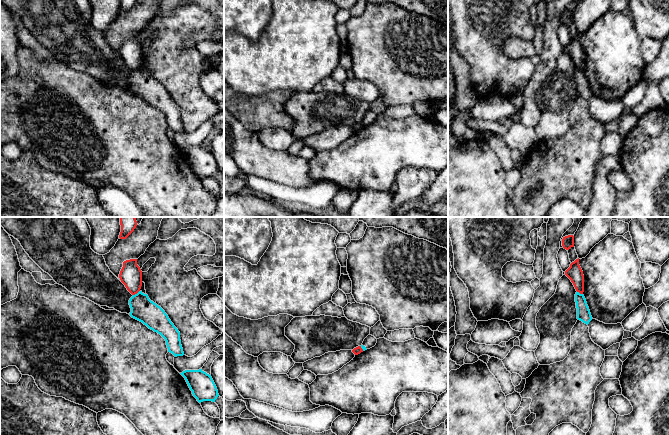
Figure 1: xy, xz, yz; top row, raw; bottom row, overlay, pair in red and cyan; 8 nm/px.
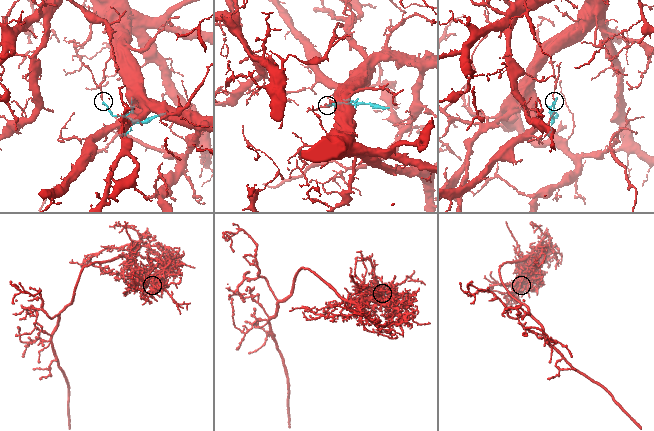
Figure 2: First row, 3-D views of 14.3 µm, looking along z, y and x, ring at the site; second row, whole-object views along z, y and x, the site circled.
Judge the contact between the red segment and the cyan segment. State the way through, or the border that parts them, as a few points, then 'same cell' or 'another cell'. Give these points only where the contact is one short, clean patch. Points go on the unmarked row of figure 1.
border along xy (139, 66), (133, 71); another cell

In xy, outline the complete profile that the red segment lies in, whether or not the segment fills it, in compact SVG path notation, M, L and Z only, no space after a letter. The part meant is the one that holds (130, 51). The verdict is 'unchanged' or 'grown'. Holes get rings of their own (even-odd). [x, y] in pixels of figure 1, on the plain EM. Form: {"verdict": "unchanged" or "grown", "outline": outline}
{"verdict": "unchanged", "outline": "M130 35L123 38L119 54L132 71L140 67L142 62L142 47L137 41L137 35Z"}

